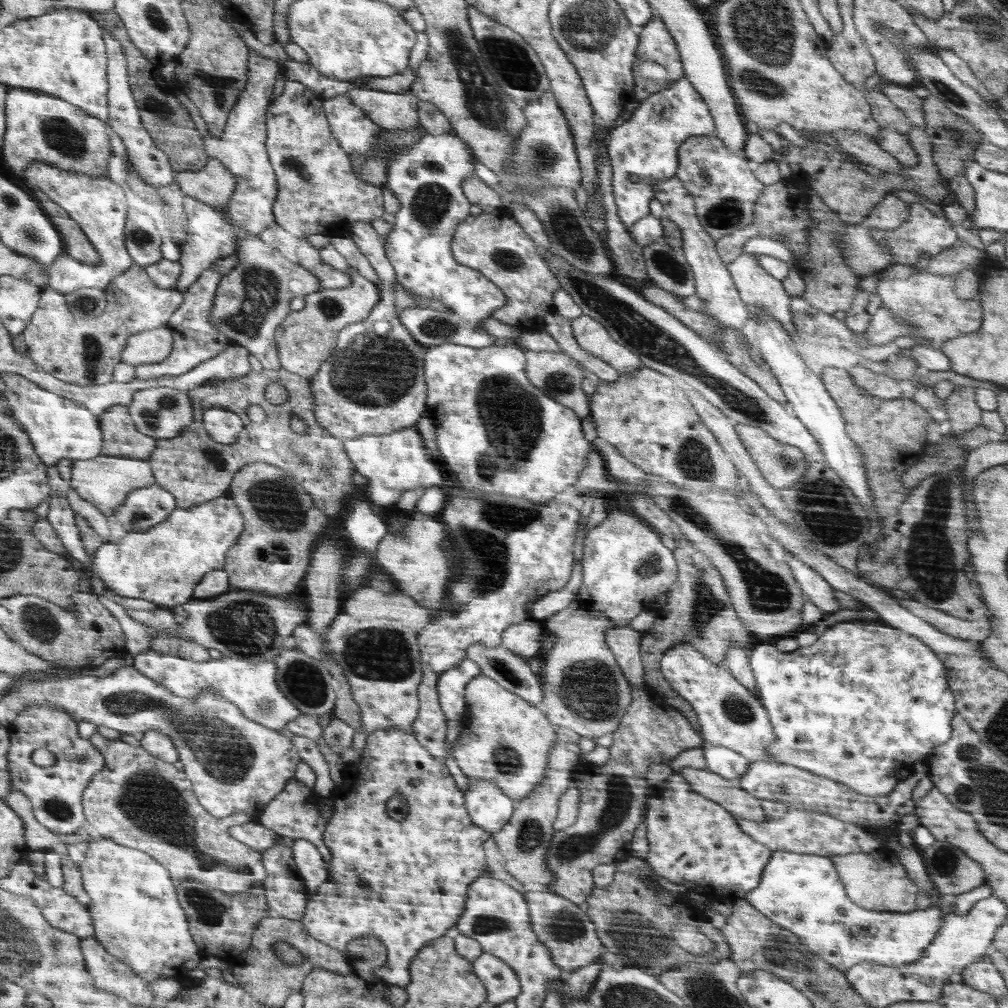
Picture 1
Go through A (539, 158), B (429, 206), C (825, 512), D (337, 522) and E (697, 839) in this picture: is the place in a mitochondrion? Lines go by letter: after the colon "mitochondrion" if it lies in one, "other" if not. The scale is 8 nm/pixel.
A: mitochondrion
B: mitochondrion
C: mitochondrion
D: other
E: other

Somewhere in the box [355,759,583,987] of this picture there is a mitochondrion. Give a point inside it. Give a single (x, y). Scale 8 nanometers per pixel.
(531, 835)

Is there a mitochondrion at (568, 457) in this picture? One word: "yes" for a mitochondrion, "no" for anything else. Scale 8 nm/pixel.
no

